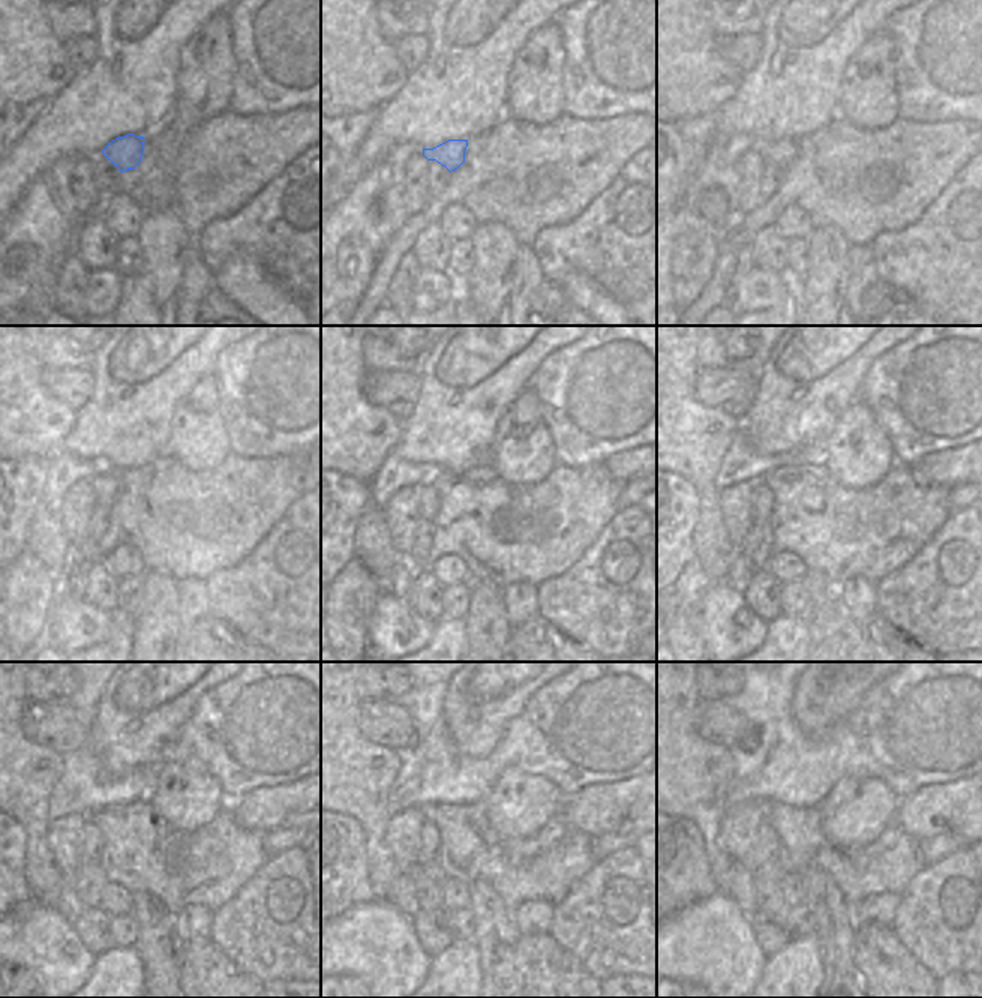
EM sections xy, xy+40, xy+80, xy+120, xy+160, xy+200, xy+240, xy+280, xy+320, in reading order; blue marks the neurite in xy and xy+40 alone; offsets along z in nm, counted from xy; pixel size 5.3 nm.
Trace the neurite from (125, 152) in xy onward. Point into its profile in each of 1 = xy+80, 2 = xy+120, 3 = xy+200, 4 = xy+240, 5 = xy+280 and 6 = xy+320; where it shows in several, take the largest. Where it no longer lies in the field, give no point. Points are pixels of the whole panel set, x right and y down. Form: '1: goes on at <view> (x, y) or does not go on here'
1: goes on at xy+80 (781, 152)
2: goes on at xy+120 (105, 486)
3: goes on at xy+200 (762, 495)
4: goes on at xy+240 (92, 848)
5: goes on at xy+280 (429, 836)
6: goes on at xy+320 (763, 853)

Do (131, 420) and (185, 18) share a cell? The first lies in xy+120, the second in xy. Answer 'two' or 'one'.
one

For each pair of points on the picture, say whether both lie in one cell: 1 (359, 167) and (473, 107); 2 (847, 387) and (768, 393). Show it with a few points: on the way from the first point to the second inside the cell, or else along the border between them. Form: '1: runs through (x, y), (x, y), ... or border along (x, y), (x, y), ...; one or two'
1: runs through (386, 138), (407, 117), (432, 107), (444, 107); one
2: runs through (828, 387), (814, 387), (804, 398), (787, 401); one

